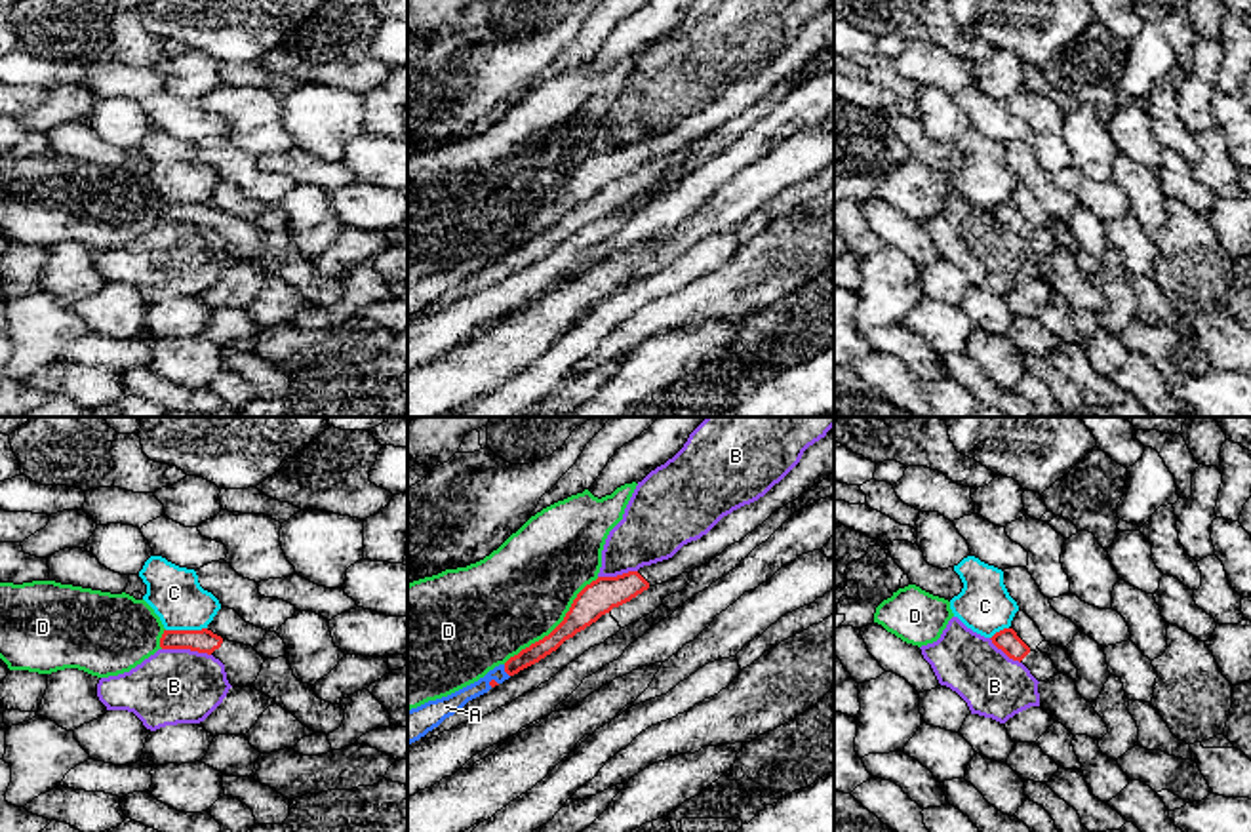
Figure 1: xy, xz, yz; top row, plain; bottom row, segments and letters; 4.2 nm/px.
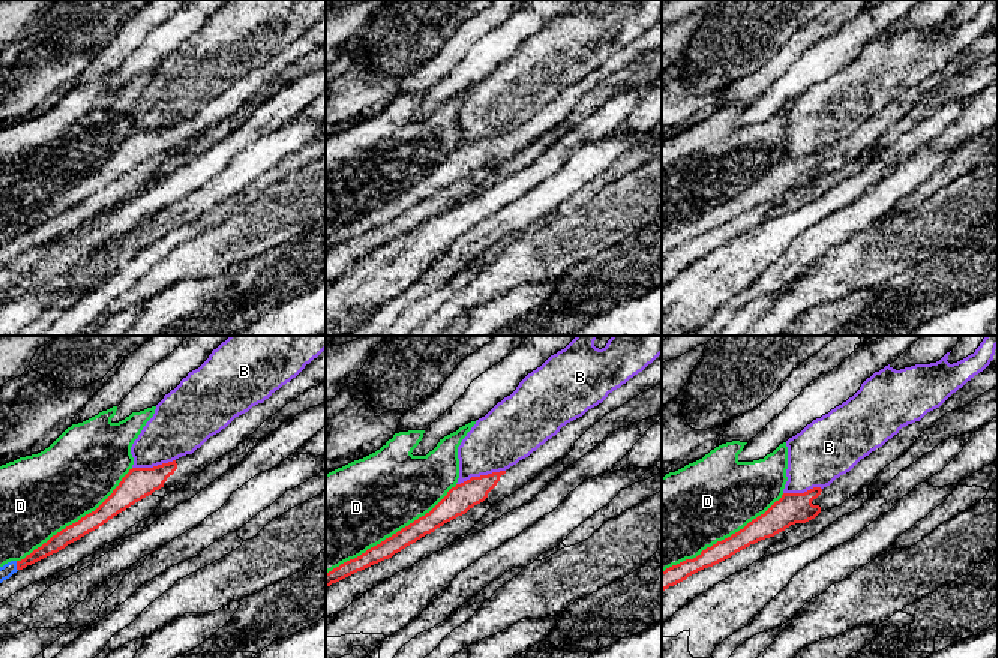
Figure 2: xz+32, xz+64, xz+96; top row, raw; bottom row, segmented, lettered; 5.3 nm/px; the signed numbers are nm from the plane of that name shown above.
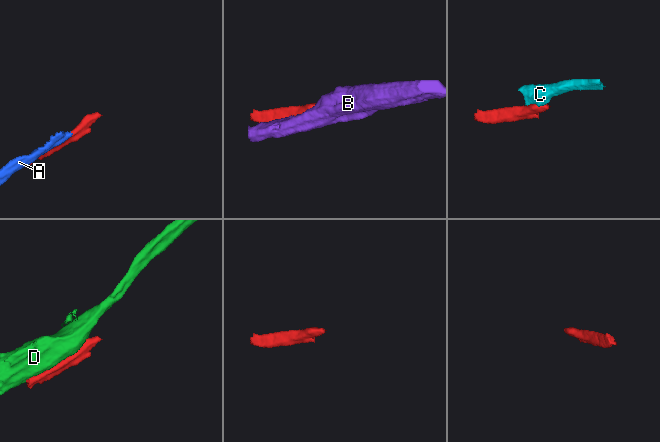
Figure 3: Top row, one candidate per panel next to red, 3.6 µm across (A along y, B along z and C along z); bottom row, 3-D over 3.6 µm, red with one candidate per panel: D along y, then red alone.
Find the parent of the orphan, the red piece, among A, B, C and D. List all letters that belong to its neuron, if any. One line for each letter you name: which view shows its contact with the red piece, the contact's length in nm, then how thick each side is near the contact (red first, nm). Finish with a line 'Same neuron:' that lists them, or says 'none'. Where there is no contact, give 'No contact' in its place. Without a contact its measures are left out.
Same neuron: none

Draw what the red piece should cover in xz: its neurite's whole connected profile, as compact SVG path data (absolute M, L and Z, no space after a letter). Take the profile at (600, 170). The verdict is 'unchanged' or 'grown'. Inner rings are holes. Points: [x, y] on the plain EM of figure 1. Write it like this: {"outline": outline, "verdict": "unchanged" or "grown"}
{"outline": "M834 0L824 11L809 19L800 36L764 70L724 89L706 109L684 118L672 131L644 139L617 150L598 150L573 173L564 194L543 213L522 223L505 236L508 249L539 236L556 225L566 213L596 196L602 188L619 181L649 160L668 156L682 147L691 147L739 116L773 86L796 74L815 57L834 48Z", "verdict": "grown"}

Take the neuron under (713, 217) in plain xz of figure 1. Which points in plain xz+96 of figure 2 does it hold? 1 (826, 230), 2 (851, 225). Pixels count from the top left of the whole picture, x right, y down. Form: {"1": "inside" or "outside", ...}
{"1": "inside", "2": "inside"}

